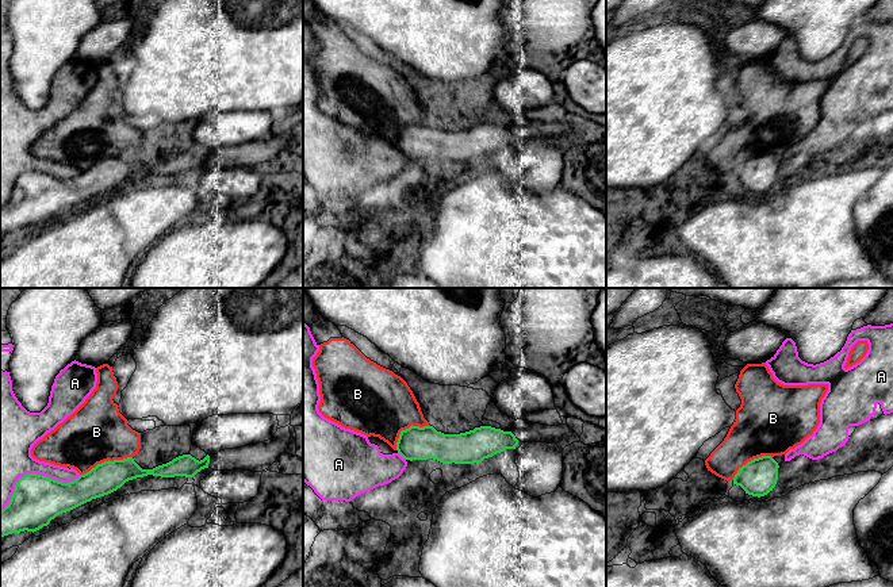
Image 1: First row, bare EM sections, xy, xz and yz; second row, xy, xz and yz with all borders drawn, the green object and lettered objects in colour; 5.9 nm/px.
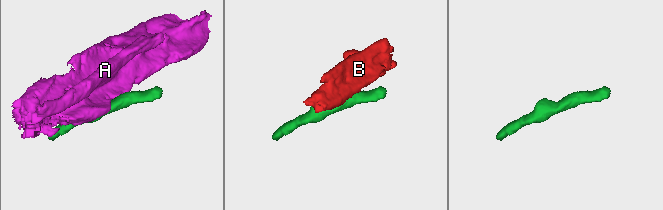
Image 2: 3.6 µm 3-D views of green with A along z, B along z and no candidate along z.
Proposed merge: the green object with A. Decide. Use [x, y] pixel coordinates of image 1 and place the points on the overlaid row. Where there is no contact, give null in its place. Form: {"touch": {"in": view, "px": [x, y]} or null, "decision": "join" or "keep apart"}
{"touch": {"in": "xy", "px": [33, 474]}, "decision": "keep apart"}

